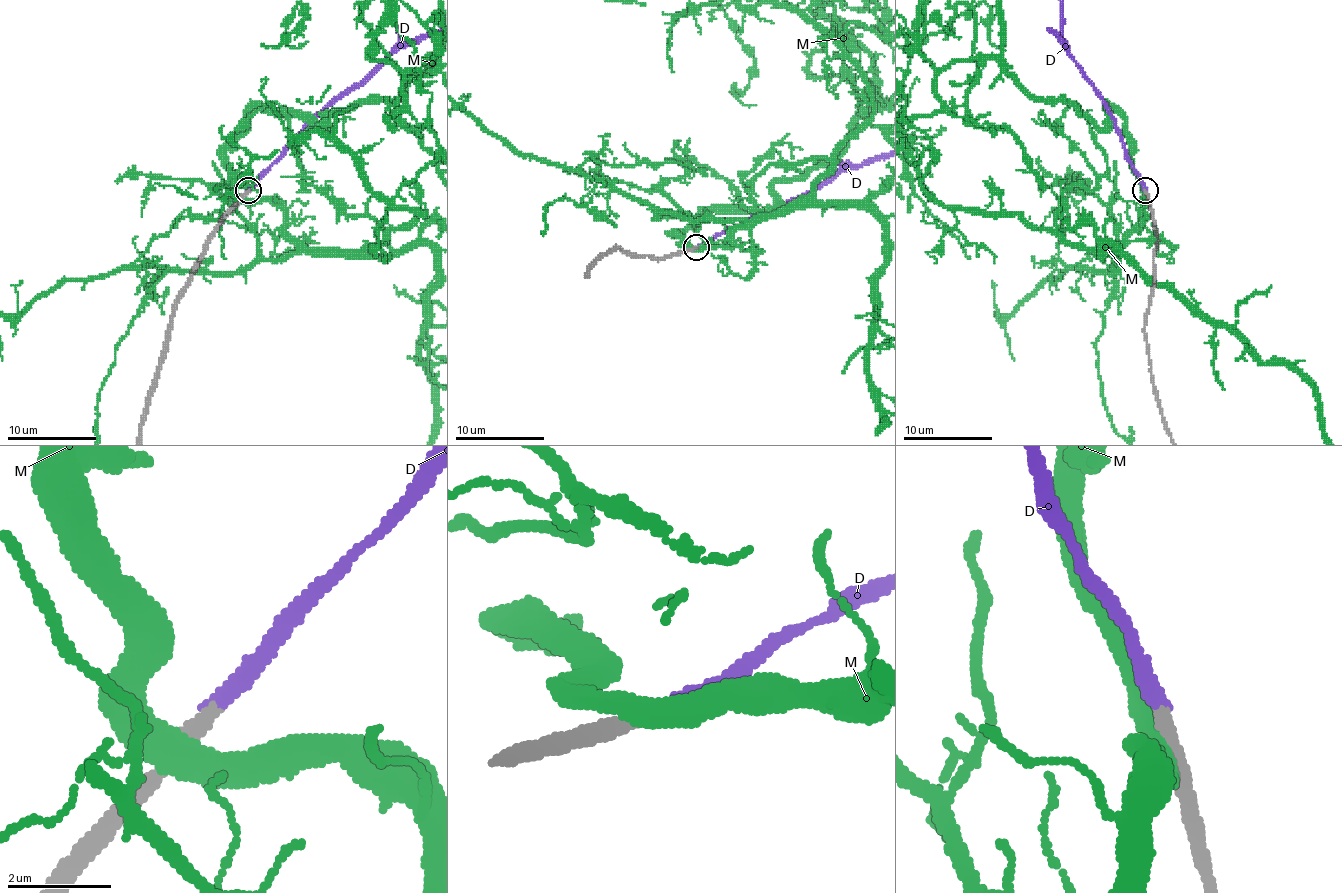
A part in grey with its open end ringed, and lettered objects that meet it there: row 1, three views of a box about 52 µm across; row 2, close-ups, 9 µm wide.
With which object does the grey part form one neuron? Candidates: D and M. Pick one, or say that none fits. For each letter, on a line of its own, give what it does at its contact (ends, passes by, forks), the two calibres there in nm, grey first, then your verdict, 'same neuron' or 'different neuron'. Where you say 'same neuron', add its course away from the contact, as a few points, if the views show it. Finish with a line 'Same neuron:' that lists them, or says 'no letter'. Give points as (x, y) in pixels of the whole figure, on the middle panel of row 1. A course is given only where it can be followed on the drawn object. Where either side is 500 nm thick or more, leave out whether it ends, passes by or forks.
D: it ends | 280/280 nm | same neuron
M: it passes by | 400/480 nm | different neuron
Same neuron: D

